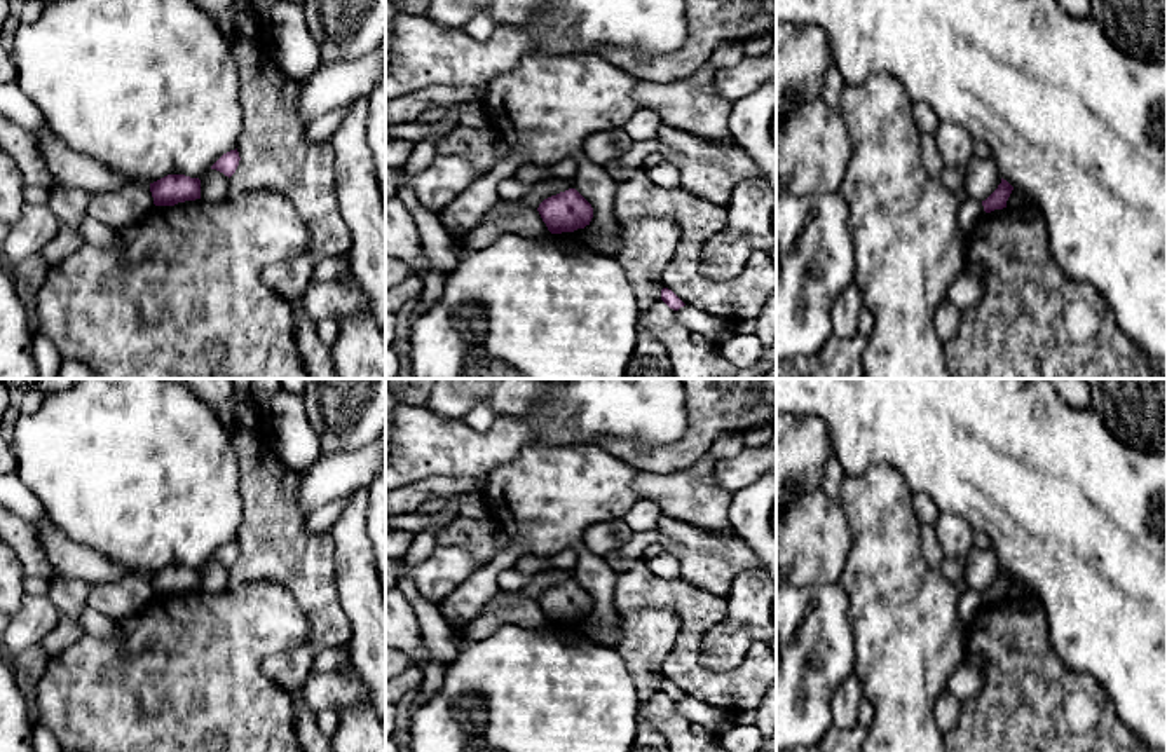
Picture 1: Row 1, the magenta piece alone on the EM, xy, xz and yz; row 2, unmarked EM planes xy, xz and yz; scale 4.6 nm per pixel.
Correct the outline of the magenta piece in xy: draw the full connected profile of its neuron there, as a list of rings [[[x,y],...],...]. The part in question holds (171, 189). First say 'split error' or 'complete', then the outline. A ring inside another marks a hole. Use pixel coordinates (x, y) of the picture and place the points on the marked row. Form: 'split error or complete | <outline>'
complete | [[[167,174],[150,183],[150,192],[155,206],[174,206],[201,199],[201,180],[185,174]]]

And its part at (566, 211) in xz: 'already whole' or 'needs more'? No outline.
already whole

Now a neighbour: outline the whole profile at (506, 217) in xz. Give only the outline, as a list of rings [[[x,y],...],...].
[[[497,201],[483,220],[466,234],[464,243],[457,250],[457,256],[462,260],[492,244],[502,234],[541,239],[549,230],[537,209],[520,206],[518,201]]]

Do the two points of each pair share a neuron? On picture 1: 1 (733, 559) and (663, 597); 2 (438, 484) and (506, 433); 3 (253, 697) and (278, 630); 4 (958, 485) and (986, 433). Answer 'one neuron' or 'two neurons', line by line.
1: two neurons
2: two neurons
3: one neuron
4: one neuron

